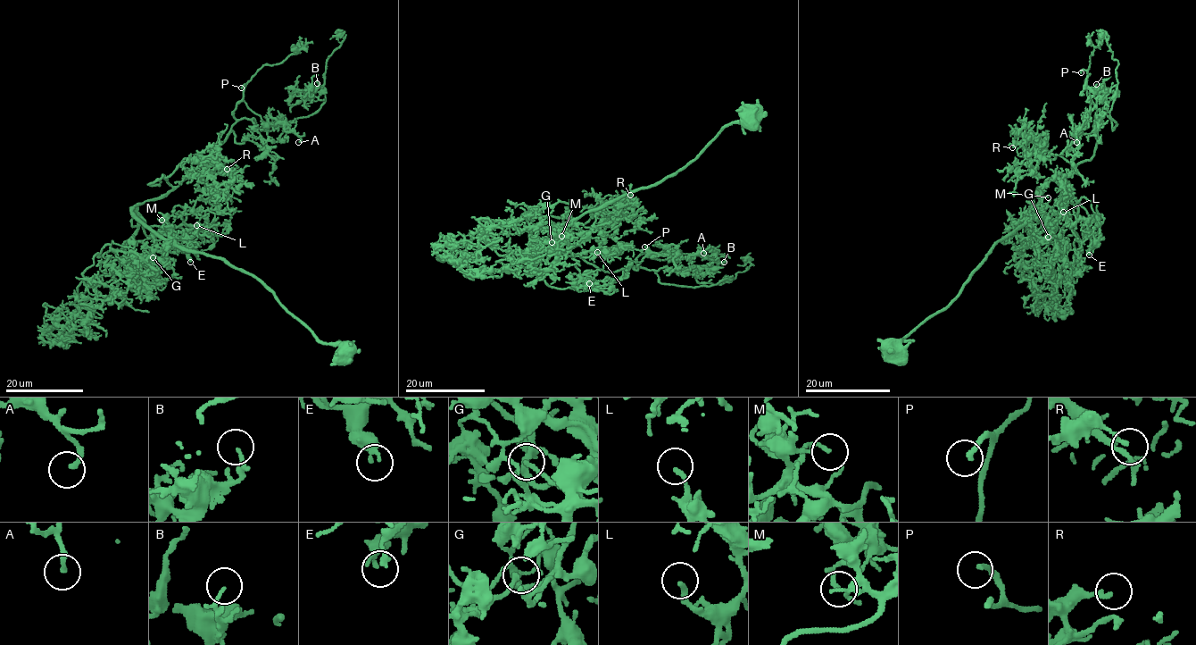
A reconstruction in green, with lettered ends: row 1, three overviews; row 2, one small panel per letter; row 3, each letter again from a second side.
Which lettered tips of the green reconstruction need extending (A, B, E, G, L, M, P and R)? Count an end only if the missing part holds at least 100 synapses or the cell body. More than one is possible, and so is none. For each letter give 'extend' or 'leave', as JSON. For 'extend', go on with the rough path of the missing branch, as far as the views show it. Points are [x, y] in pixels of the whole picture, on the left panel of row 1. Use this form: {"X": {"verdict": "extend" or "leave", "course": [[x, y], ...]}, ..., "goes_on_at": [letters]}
{"A": {"verdict": "leave"}, "B": {"verdict": "leave"}, "E": {"verdict": "leave"}, "G": {"verdict": "leave"}, "L": {"verdict": "leave"}, "M": {"verdict": "leave"}, "P": {"verdict": "extend", "course": [[241, 87], [239, 96], [253, 104], [261, 115], [283, 119], [286, 111], [294, 111], [290, 104]]}, "R": {"verdict": "leave"}, "goes_on_at": ["P"]}

